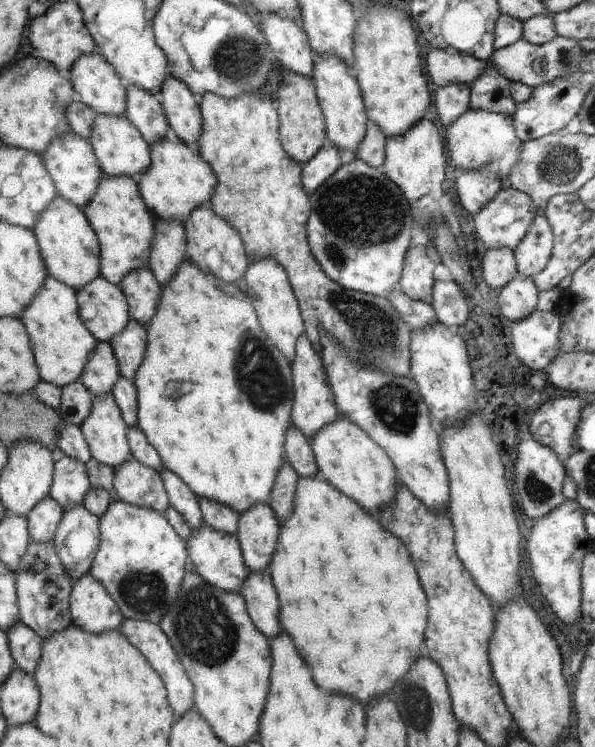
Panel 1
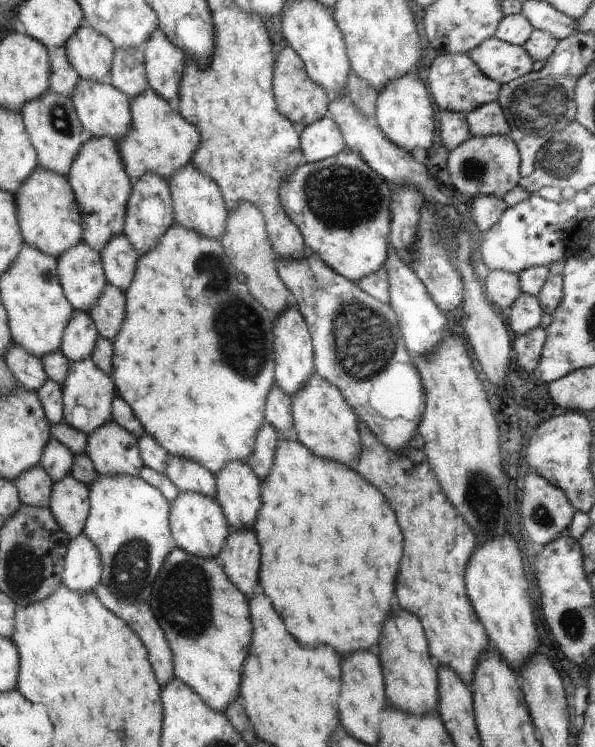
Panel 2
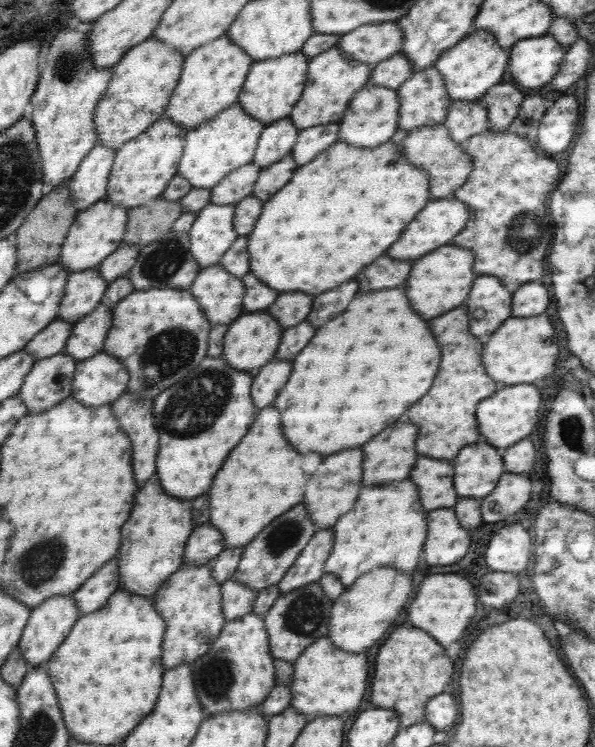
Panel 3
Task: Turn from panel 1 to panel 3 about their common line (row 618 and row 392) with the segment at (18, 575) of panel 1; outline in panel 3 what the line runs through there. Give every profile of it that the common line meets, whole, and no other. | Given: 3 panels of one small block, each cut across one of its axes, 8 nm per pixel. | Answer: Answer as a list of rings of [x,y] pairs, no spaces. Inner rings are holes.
[[[64,352],[34,361],[33,367],[26,375],[18,394],[21,401],[27,406],[27,414],[41,413],[51,409],[71,395],[76,363],[75,358]]]

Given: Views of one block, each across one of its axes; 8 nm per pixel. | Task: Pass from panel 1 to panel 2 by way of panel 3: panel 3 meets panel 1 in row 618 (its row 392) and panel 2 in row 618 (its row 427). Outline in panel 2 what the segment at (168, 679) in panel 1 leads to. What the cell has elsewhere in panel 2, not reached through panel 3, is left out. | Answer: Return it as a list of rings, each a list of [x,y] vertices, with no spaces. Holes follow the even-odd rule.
[[[102,582],[94,588],[93,593],[104,608],[120,616],[120,620],[124,620],[136,632],[136,636],[140,636],[140,640],[148,650],[148,660],[154,666],[158,684],[164,688],[164,684],[175,678],[174,660],[168,641],[164,638],[164,631],[160,630],[160,625],[156,622],[154,614],[150,612],[150,608],[146,604],[132,604],[116,597]]]

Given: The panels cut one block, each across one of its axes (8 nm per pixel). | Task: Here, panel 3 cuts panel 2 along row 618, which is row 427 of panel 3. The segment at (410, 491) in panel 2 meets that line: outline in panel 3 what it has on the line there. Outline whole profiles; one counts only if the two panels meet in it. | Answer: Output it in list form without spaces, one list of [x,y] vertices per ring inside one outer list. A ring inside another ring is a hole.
[[[464,305],[442,314],[440,318],[432,318],[430,328],[440,346],[442,362],[430,392],[410,408],[408,418],[412,424],[418,426],[418,440],[416,440],[418,456],[422,454],[452,462],[463,446],[482,439],[476,422],[476,406],[480,400],[491,397],[499,385],[489,377],[484,368],[482,362],[484,344],[471,333]]]

